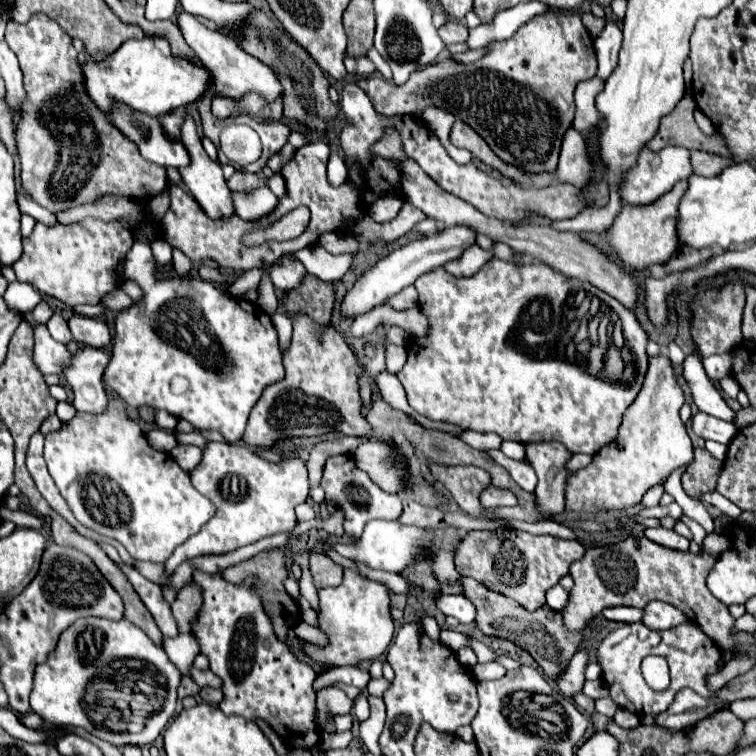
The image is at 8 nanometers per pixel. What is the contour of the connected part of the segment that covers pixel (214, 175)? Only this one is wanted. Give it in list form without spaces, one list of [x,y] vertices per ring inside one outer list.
[[[186,115],[182,127],[180,127],[180,143],[186,147],[188,155],[190,155],[190,165],[188,167],[182,167],[178,169],[180,175],[182,175],[182,181],[184,185],[188,187],[188,191],[194,195],[194,199],[200,203],[200,207],[208,213],[208,217],[216,219],[216,217],[228,217],[234,213],[234,205],[232,205],[232,197],[230,197],[230,189],[226,185],[226,179],[222,175],[222,167],[220,163],[212,161],[202,143],[200,143],[200,135],[196,131],[196,125],[194,125],[194,119],[192,115]]]

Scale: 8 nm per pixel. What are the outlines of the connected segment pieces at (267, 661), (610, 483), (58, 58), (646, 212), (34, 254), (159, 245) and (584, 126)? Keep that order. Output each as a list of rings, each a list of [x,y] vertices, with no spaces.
[[[196,573],[194,581],[204,589],[204,605],[200,607],[200,613],[192,623],[192,633],[198,639],[202,653],[210,659],[210,669],[222,679],[224,699],[218,705],[222,713],[240,715],[246,721],[262,719],[266,725],[270,725],[272,731],[278,733],[278,737],[290,741],[290,747],[294,749],[312,749],[314,745],[318,745],[320,731],[316,721],[316,693],[312,687],[316,679],[314,669],[304,659],[298,659],[294,651],[288,649],[280,639],[276,639],[272,623],[264,613],[260,599],[250,589],[252,581],[248,579],[244,585],[228,585],[224,583],[220,573]]]
[[[668,355],[650,357],[644,385],[630,405],[620,433],[612,445],[600,449],[594,461],[568,479],[566,511],[596,513],[600,509],[628,509],[640,503],[642,495],[664,481],[676,467],[692,463],[692,441],[680,419],[684,393],[672,371]]]
[[[42,13],[34,15],[24,25],[8,21],[5,41],[18,57],[20,71],[24,75],[26,99],[16,129],[18,131],[16,141],[22,163],[22,187],[34,201],[38,201],[48,211],[58,213],[82,203],[96,201],[108,193],[142,199],[142,187],[144,197],[154,197],[164,189],[166,183],[164,169],[140,157],[136,145],[132,145],[132,141],[124,141],[124,137],[120,137],[120,133],[116,133],[116,129],[108,125],[106,115],[100,109],[96,109],[96,103],[90,99],[86,91],[84,73],[78,65],[76,49],[72,49],[72,39],[60,29],[60,25],[56,25],[56,21],[52,21],[48,15]]]
[[[688,179],[678,181],[670,193],[662,195],[658,201],[650,205],[644,207],[626,205],[620,211],[614,225],[606,231],[606,241],[616,249],[618,257],[626,267],[644,269],[652,263],[662,265],[670,259],[670,255],[678,247],[678,203],[686,189],[688,189]]]
[[[92,217],[70,225],[44,225],[38,221],[32,235],[24,237],[24,253],[12,269],[18,281],[30,283],[40,293],[56,297],[68,307],[96,305],[104,295],[118,289],[124,275],[124,257],[132,243],[132,233],[118,221],[108,223]]]
[[[164,239],[152,241],[152,253],[154,253],[158,265],[164,265],[164,261],[172,261],[172,247]]]
[[[598,77],[582,81],[576,87],[576,119],[574,119],[574,129],[582,135],[590,135],[602,121],[600,111],[596,109],[596,95],[604,89],[604,81]]]

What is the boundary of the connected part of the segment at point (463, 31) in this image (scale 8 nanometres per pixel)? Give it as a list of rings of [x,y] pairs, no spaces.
[[[449,20],[438,29],[438,33],[445,44],[465,42],[469,35],[468,28],[457,20]]]

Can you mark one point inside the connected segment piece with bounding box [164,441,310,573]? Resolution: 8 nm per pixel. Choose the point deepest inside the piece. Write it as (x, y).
(255, 498)

